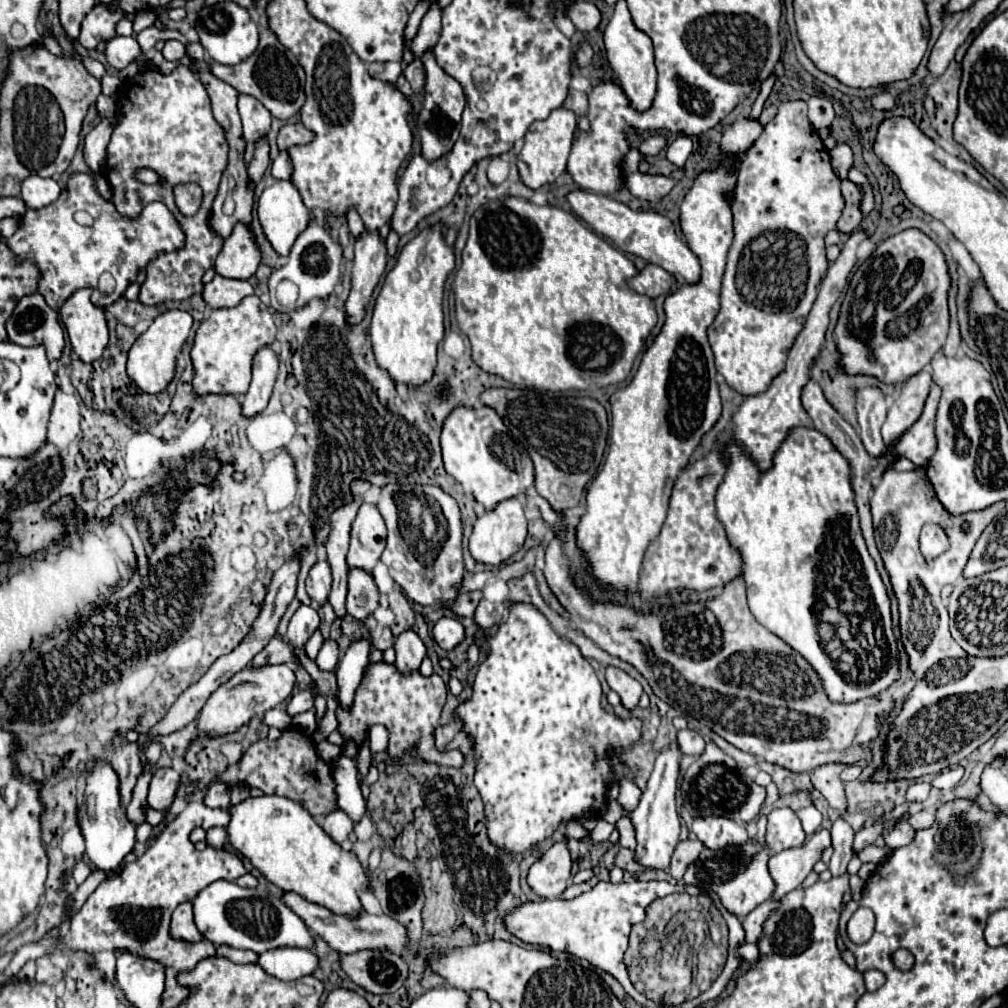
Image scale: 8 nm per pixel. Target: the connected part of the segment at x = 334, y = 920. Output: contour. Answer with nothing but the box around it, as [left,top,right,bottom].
[284,892,408,954]

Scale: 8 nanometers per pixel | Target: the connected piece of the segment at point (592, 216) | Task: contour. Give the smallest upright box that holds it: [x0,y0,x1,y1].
[566,190,700,282]

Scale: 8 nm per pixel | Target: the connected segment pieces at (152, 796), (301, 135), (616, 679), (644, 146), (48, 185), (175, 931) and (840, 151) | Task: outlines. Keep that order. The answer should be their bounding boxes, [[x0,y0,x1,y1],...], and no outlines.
[[148,768,180,810],[278,122,314,150],[606,666,642,708],[638,134,666,156],[22,176,62,210],[170,902,202,942],[832,144,852,178]]

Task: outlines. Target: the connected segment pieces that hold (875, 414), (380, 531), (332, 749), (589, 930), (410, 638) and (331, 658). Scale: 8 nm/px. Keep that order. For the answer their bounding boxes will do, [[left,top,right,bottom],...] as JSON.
[[856,388,886,458],[348,504,386,572],[316,740,342,764],[506,880,700,1006],[394,630,426,672],[314,640,338,672]]

